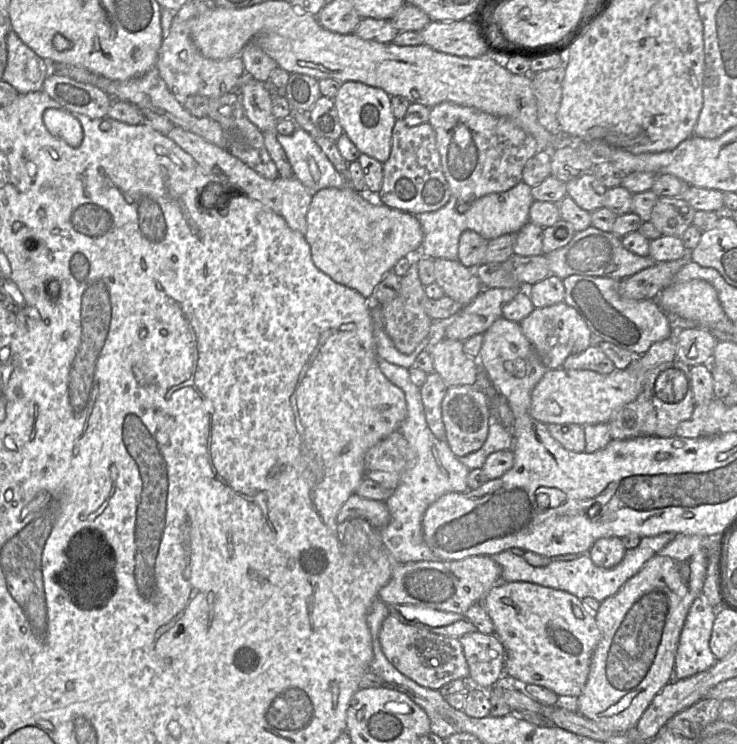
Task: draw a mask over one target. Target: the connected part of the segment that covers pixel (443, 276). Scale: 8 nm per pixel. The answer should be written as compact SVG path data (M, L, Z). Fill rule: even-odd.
M434 259L435 282L449 296L462 306L471 303L485 288L473 269L465 267L459 260Z

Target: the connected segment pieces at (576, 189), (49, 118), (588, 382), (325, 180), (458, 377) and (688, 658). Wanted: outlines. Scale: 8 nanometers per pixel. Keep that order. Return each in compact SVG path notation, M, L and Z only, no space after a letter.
M591 172L567 182L566 190L580 208L590 213L604 207L607 188Z
M46 109L43 114L43 123L54 136L71 147L78 147L83 140L82 126L72 115L55 109Z
M674 335L653 343L650 348L623 370L614 369L609 374L592 370L565 369L562 366L548 369L531 393L532 417L549 424L589 424L608 423L624 405L634 401L641 393L646 373L659 365L676 359Z
M297 127L292 135L277 134L294 176L314 195L324 188L342 188L345 179L326 154L302 128Z
M444 338L427 351L432 356L434 371L448 387L478 384L479 364L464 353L462 341Z
M703 594L693 601L680 634L673 680L688 678L716 663L709 640L718 609L713 608Z

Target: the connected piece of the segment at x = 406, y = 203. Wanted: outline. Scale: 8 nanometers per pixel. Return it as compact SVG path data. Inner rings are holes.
M403 119L396 120L392 130L391 152L383 163L383 181L378 193L384 205L413 215L437 211L447 204L452 194L442 170L435 132L429 123L408 126Z

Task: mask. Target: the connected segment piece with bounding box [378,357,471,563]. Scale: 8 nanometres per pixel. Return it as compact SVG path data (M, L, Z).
M378 357L378 365L385 377L400 388L407 403L407 417L398 431L415 452L415 463L402 475L393 494L385 501L390 522L380 528L383 544L398 563L437 561L424 541L422 520L426 510L445 494L467 492L469 469L453 454L446 441L437 439L428 427L422 402L421 389L410 379L409 369L391 364Z

